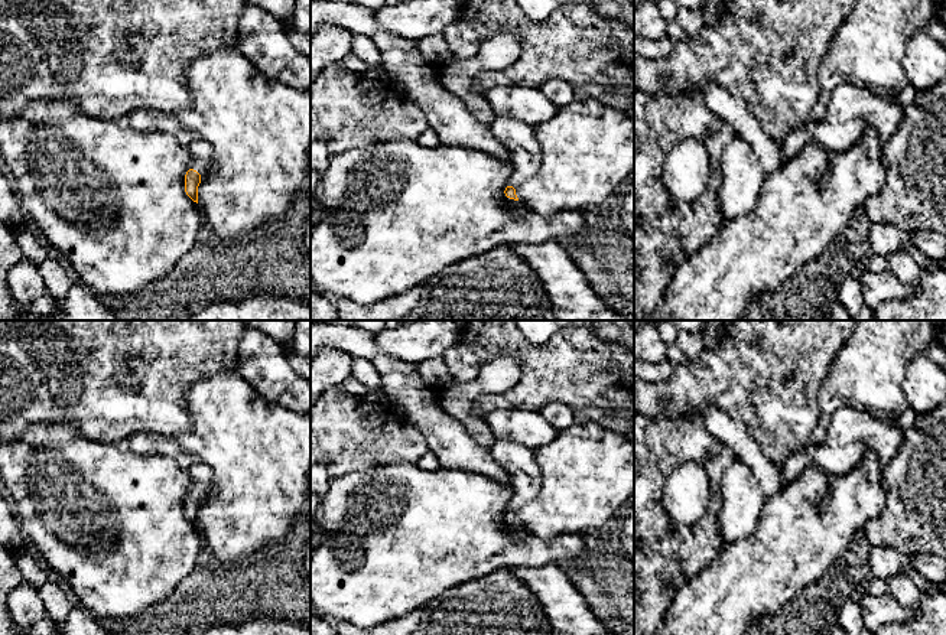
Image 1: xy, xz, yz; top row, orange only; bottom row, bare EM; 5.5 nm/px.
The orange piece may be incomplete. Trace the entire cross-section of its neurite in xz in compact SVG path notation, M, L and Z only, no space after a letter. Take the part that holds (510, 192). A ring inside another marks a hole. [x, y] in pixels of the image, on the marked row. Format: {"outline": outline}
{"outline": "M495 117L490 128L494 137L511 153L513 175L504 193L507 198L518 201L516 189L531 178L542 163L534 127L518 120Z"}

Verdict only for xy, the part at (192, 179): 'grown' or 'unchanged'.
grown

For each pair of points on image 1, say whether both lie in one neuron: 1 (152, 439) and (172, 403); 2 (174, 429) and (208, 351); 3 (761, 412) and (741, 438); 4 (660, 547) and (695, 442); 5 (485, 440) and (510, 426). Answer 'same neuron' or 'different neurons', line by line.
1: different neurons
2: same neuron
3: different neurons
4: same neuron
5: different neurons

